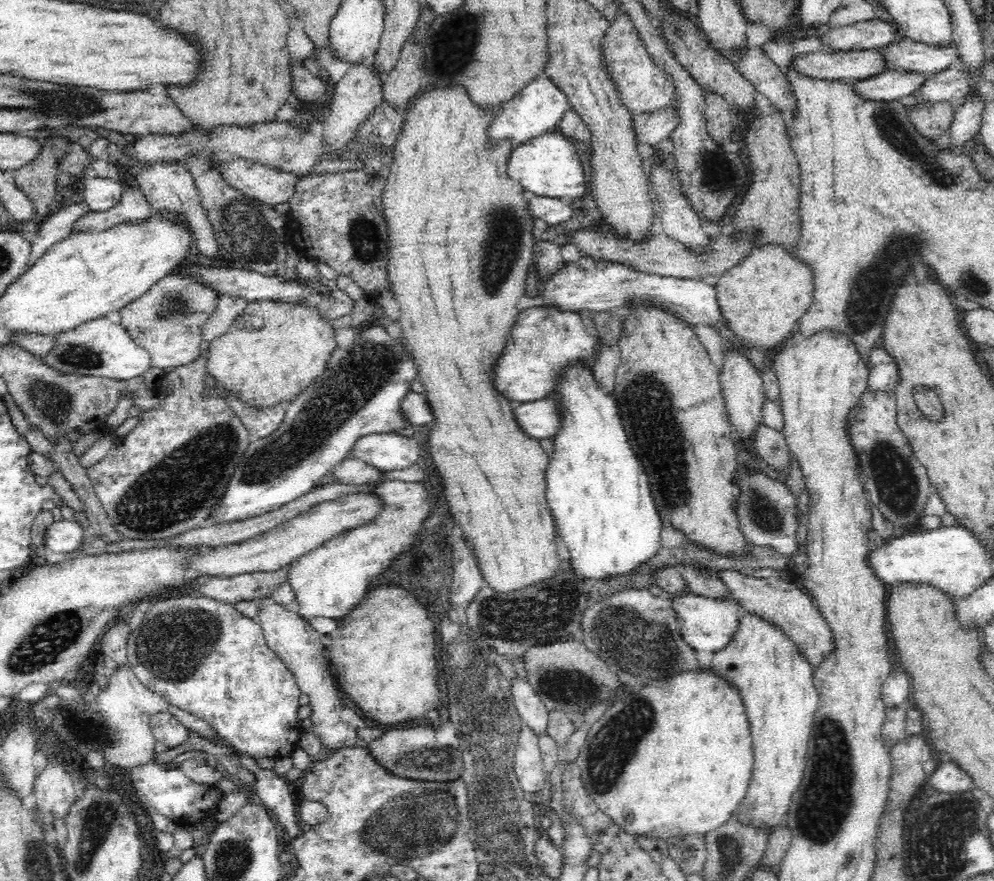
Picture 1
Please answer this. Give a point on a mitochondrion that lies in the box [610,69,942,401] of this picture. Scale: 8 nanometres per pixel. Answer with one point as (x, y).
(872, 287)

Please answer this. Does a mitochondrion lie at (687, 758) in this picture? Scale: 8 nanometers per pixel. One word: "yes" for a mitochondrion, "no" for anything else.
no

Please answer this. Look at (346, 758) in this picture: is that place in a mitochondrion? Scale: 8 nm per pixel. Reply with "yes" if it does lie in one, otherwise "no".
no

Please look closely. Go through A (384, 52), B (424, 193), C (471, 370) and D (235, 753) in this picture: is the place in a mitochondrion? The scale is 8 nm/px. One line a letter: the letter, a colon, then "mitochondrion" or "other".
A: other
B: other
C: other
D: other

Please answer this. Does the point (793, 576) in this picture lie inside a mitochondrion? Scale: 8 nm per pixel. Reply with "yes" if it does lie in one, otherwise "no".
no

